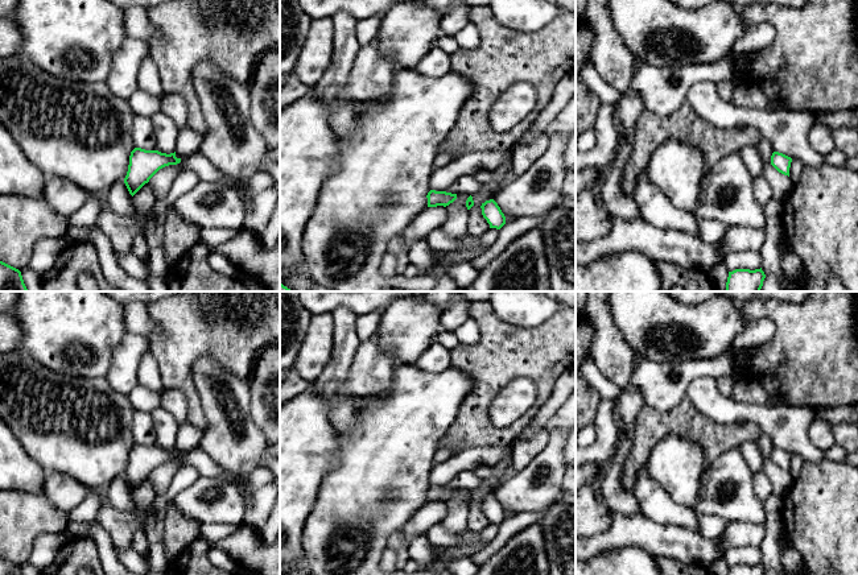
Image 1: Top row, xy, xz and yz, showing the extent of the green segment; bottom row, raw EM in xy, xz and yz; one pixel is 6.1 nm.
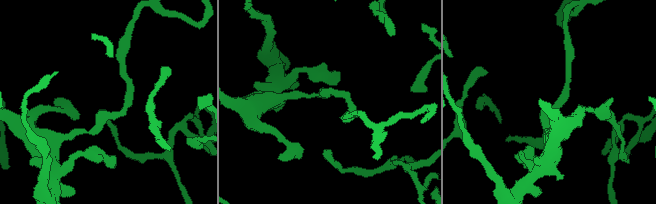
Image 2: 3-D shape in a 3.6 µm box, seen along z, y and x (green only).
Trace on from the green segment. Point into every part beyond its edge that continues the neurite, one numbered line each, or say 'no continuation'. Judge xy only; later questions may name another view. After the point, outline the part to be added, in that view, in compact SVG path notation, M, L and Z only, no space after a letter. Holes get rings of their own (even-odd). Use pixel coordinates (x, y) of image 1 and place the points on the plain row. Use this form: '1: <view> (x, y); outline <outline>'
no continuation

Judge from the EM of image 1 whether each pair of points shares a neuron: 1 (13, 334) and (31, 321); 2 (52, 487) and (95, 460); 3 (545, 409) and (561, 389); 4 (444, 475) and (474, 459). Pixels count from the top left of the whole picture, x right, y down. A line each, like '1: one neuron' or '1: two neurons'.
1: two neurons
2: two neurons
3: one neuron
4: one neuron

